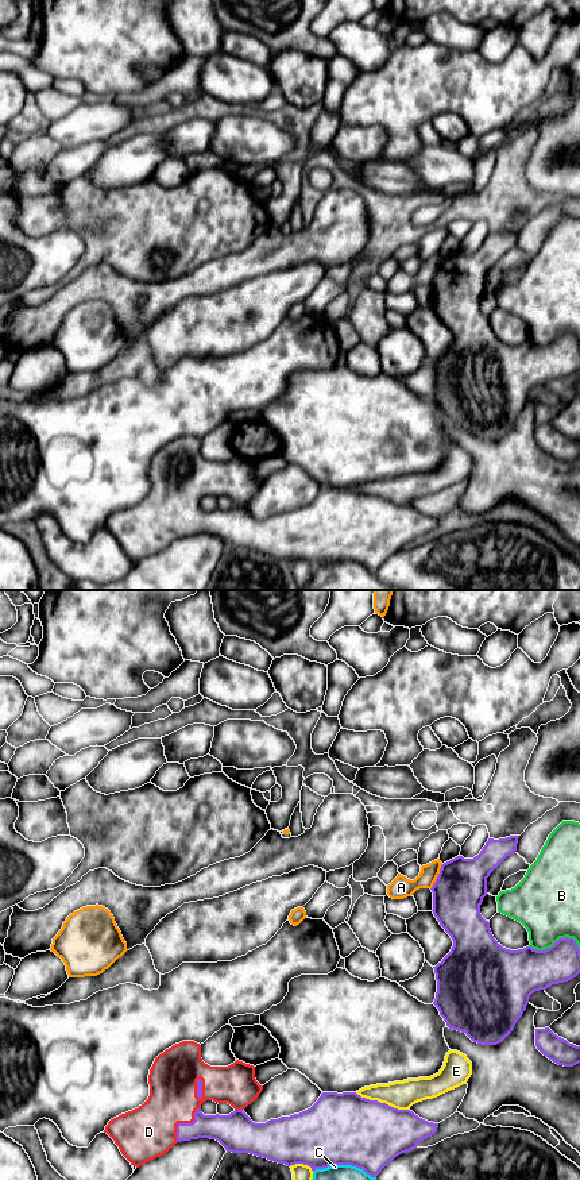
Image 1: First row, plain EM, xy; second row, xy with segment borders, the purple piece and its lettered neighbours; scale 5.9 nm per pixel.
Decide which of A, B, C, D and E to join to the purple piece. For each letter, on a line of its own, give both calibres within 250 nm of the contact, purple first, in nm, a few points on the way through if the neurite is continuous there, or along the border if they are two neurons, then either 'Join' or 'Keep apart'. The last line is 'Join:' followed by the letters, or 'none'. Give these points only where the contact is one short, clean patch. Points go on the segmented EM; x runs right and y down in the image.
A: Thickness 300 nm (purple) against 130 nm. Keep apart
B: Thickness 260 nm (purple) against 400 nm. Keep apart
C: Thickness 440 nm (purple) against 100 nm. Keep apart
D: Thickness 160 nm (purple) against 320 nm. Join
E: Thickness 420 nm (purple) against 170 nm. Keep apart
Join: D

